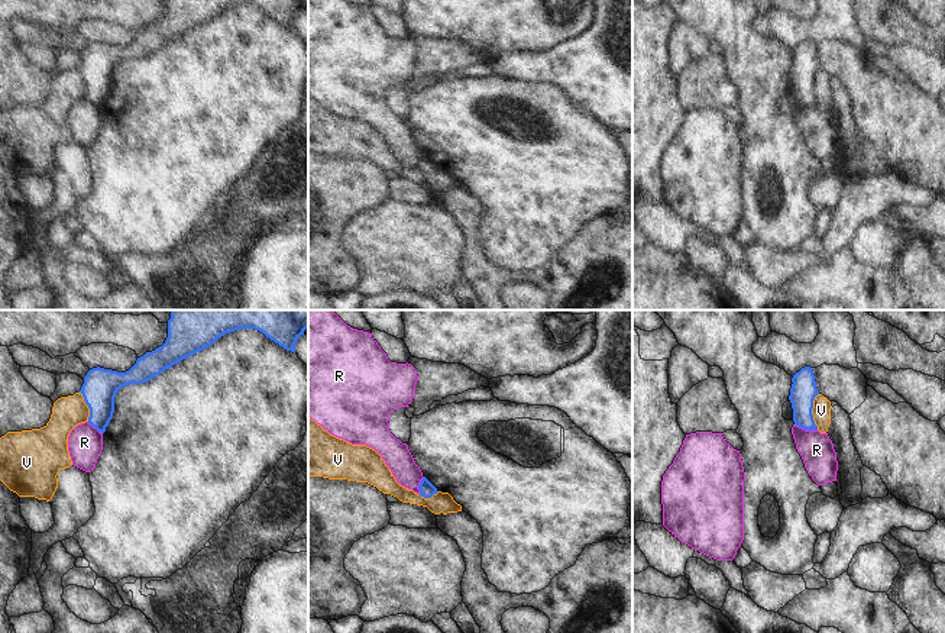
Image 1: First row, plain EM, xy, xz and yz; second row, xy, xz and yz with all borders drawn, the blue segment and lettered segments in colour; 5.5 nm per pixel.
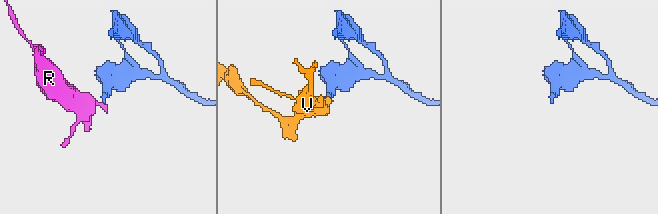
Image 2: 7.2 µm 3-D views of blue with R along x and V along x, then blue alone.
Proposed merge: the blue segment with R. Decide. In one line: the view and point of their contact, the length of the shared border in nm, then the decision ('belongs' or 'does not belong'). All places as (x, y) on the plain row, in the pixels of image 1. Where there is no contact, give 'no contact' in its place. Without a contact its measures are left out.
yz (806, 105) | 130 nm | does not belong

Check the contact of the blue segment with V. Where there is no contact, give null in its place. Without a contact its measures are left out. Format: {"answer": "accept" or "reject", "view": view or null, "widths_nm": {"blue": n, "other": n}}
{"answer": "reject", "view": "yz", "widths_nm": {"blue": 150, "other": 100}}

